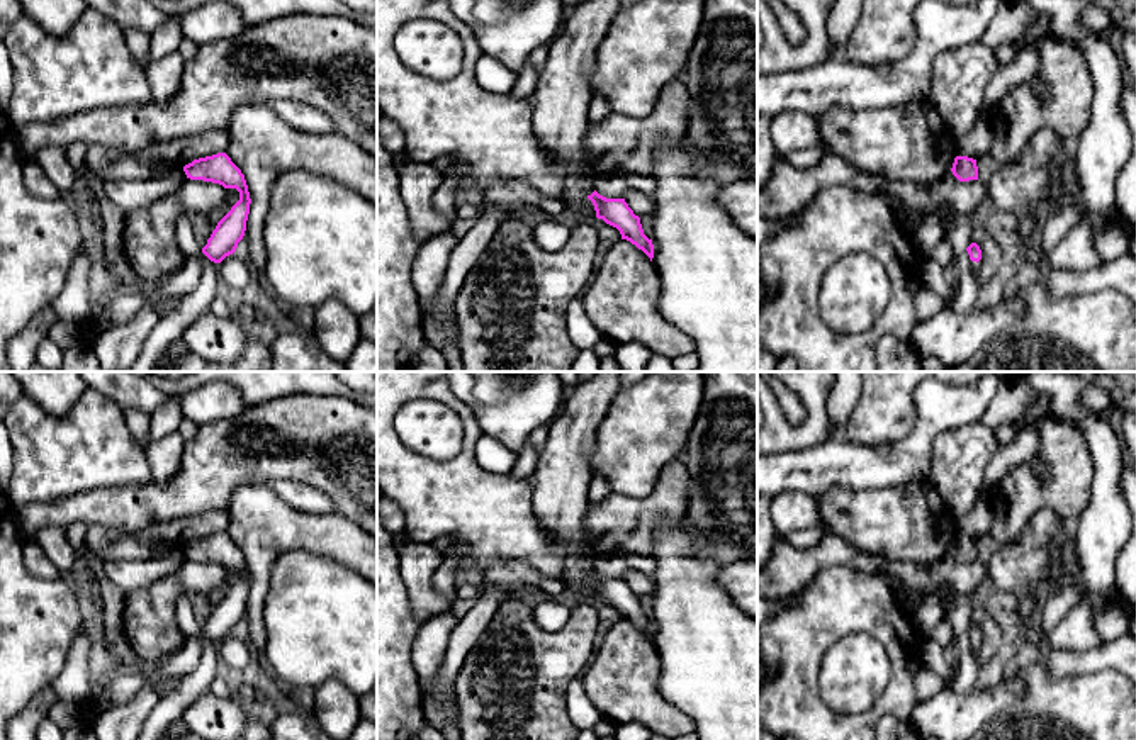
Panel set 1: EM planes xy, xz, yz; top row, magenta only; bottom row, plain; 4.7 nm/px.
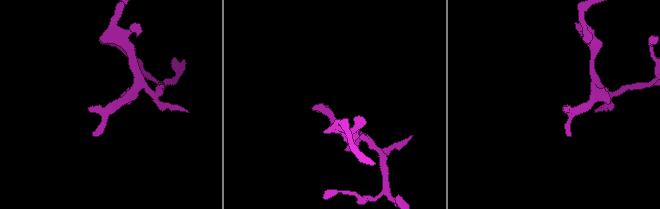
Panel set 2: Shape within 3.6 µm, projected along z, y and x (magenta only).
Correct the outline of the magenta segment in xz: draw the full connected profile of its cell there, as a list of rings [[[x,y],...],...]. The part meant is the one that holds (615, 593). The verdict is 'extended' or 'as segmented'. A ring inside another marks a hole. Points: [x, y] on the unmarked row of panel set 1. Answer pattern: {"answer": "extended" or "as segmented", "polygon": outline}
{"answer": "as segmented", "polygon": [[[596,570],[588,575],[588,579],[593,582],[598,599],[603,599],[606,604],[616,608],[621,614],[621,619],[627,619],[635,625],[652,642],[652,619],[644,614],[640,597],[633,594],[625,579],[606,579]]]}

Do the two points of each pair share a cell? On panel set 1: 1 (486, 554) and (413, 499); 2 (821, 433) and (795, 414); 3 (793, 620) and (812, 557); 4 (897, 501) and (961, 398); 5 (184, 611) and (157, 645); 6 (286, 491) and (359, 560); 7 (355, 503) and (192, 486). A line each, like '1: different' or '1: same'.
1: same
2: different
3: different
4: different
5: different
6: different
7: same

